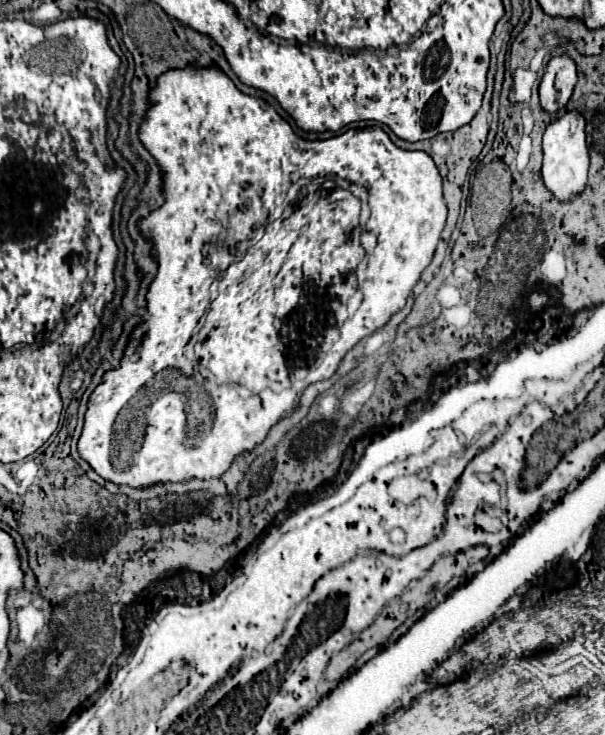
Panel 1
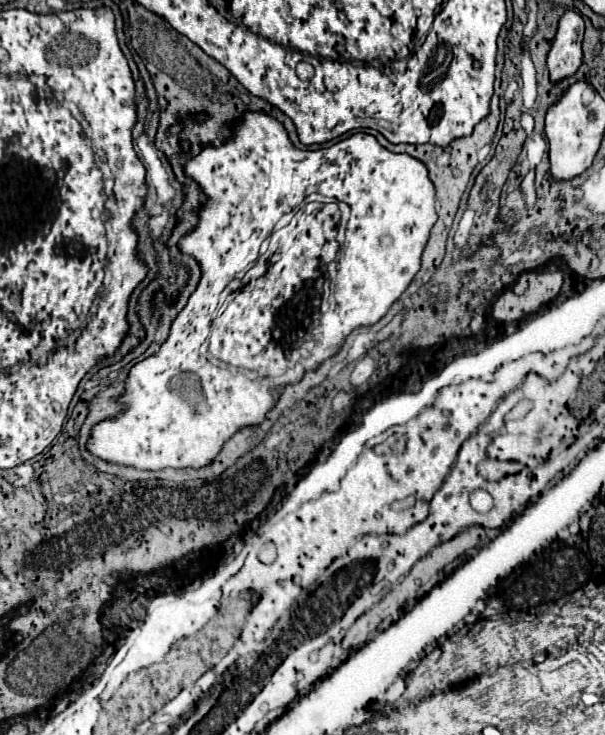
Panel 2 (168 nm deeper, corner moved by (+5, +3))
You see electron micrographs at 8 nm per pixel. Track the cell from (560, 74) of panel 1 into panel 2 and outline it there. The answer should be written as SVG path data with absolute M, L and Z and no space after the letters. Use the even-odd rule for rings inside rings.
M565 11L559 19L557 35L551 43L551 51L547 57L547 67L551 73L551 81L559 81L563 77L573 75L581 65L581 43L585 33L585 21L577 11Z

